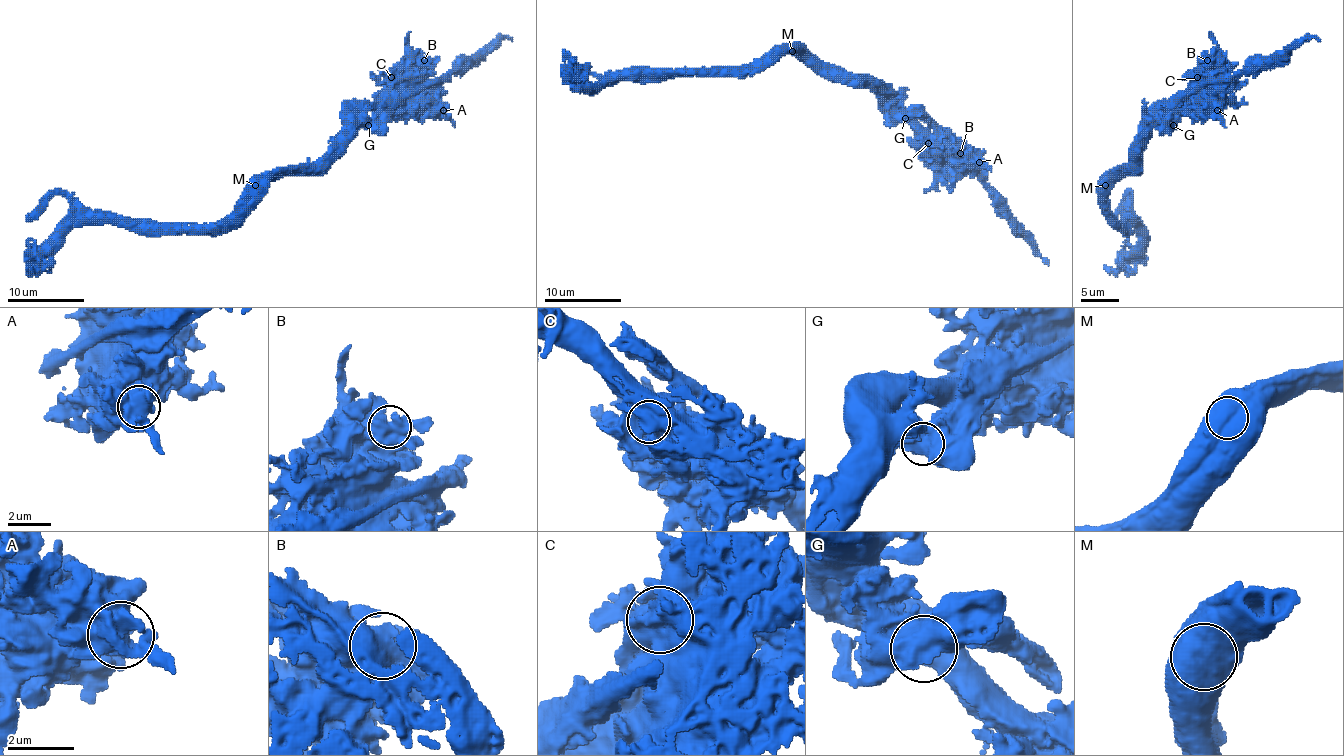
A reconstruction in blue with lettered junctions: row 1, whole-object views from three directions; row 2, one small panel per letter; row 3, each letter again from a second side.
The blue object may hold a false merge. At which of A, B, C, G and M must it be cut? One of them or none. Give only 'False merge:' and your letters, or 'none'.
False merge: M

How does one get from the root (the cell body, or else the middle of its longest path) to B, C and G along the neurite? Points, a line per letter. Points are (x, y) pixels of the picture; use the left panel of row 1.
B: (296, 165), (315, 165), (357, 125), (374, 114), (414, 62), (424, 60)
C: (296, 165), (313, 165), (363, 110), (368, 110), (388, 95), (391, 77)
G: (296, 165), (313, 165), (353, 125), (368, 125)

